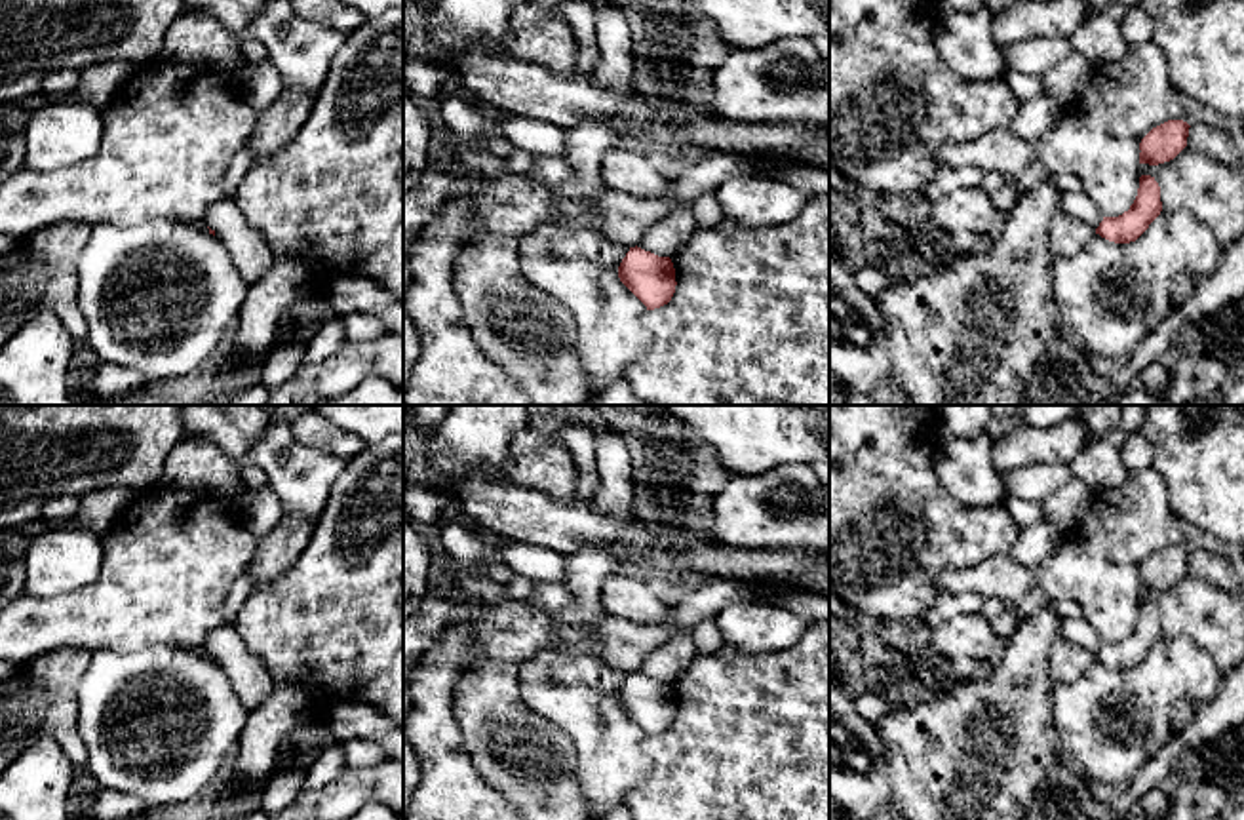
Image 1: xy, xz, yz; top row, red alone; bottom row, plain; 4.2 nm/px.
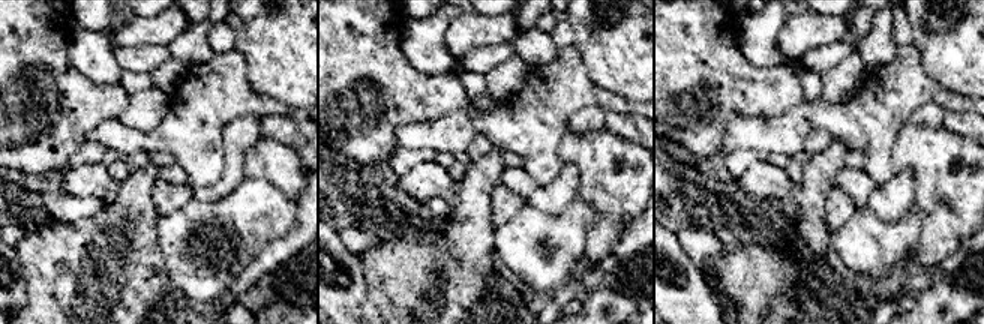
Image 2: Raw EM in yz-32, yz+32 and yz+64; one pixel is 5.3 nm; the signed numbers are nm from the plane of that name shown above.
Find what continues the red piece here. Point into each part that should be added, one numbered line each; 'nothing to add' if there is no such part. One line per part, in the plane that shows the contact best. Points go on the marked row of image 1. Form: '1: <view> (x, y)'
nothing to add

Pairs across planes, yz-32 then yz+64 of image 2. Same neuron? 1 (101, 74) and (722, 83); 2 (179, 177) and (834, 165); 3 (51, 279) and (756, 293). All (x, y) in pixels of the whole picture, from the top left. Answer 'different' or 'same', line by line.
1: different
2: different
3: same

